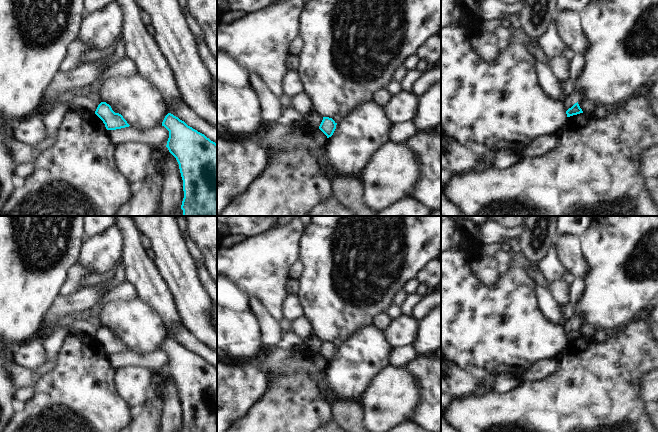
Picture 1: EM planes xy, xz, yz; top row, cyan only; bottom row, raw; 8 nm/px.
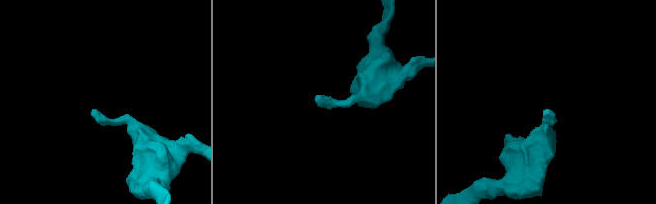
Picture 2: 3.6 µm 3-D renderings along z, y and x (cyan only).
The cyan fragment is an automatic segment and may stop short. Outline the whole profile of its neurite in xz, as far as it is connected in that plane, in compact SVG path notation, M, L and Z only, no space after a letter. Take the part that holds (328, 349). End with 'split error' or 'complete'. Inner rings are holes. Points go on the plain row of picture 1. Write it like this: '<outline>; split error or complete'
M323 341L319 353L329 362L333 359L336 349L337 347L332 342Z; complete

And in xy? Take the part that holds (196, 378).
M171 337L162 350L169 355L166 371L176 382L183 404L181 432L217 432L217 368Z; complete

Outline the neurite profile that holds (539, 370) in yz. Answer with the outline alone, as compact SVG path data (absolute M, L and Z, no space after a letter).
M543 359L532 364L532 366L524 372L520 377L521 381L534 382L542 380L554 373L559 363L554 359Z

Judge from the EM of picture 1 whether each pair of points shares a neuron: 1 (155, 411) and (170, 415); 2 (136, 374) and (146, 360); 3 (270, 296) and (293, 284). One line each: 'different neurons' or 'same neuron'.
1: different neurons
2: different neurons
3: different neurons

